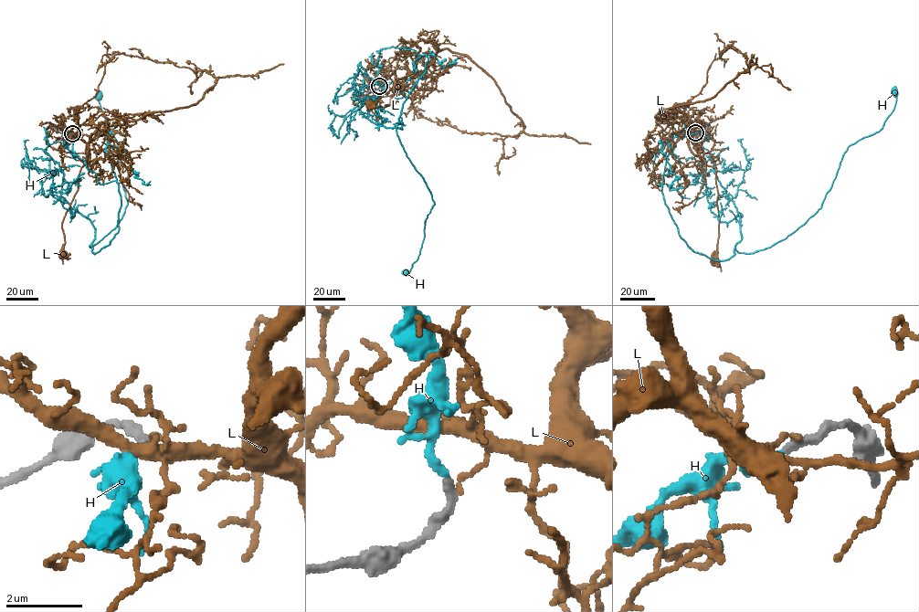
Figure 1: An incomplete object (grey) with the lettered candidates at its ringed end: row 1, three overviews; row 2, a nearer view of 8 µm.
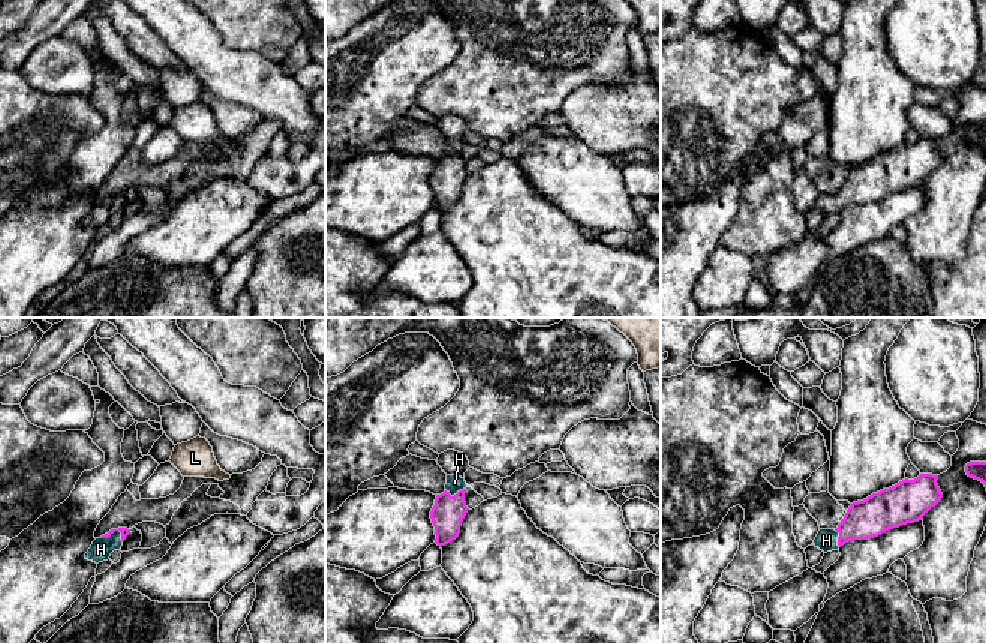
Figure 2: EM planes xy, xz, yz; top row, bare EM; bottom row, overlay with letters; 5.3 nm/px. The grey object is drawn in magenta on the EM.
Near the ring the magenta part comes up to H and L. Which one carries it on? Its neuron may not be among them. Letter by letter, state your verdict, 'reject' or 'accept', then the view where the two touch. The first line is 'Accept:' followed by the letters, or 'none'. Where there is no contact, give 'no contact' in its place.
Accept: H
H: accept | xy
L: reject | no contact

